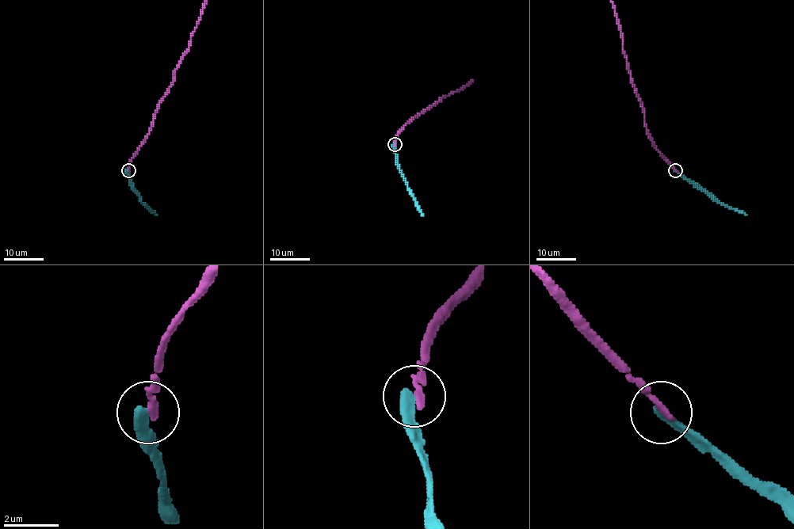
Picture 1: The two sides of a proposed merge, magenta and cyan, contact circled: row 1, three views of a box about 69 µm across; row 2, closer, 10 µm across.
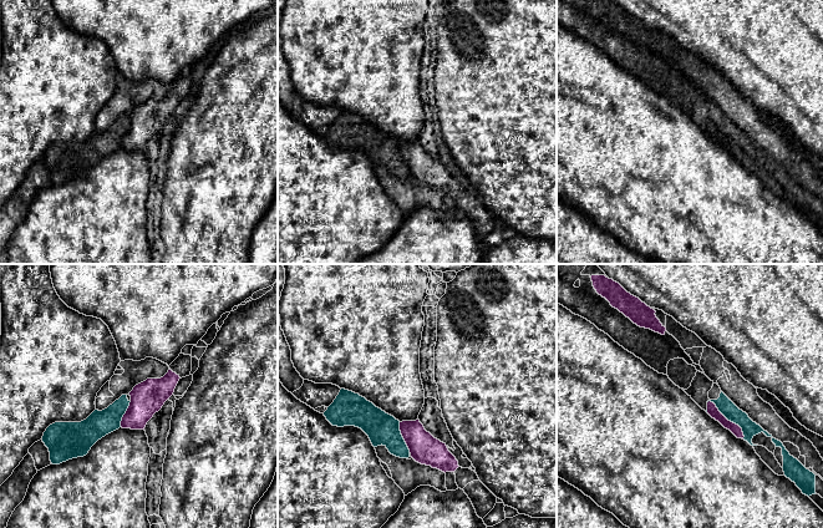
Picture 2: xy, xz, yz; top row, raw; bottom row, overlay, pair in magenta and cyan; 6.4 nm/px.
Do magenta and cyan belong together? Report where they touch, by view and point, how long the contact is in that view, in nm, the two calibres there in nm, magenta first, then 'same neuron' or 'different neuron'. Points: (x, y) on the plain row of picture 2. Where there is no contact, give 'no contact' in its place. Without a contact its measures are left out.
contact yz (727, 141); length 340 nm; calibres 70 and 110 nm; different neuron

